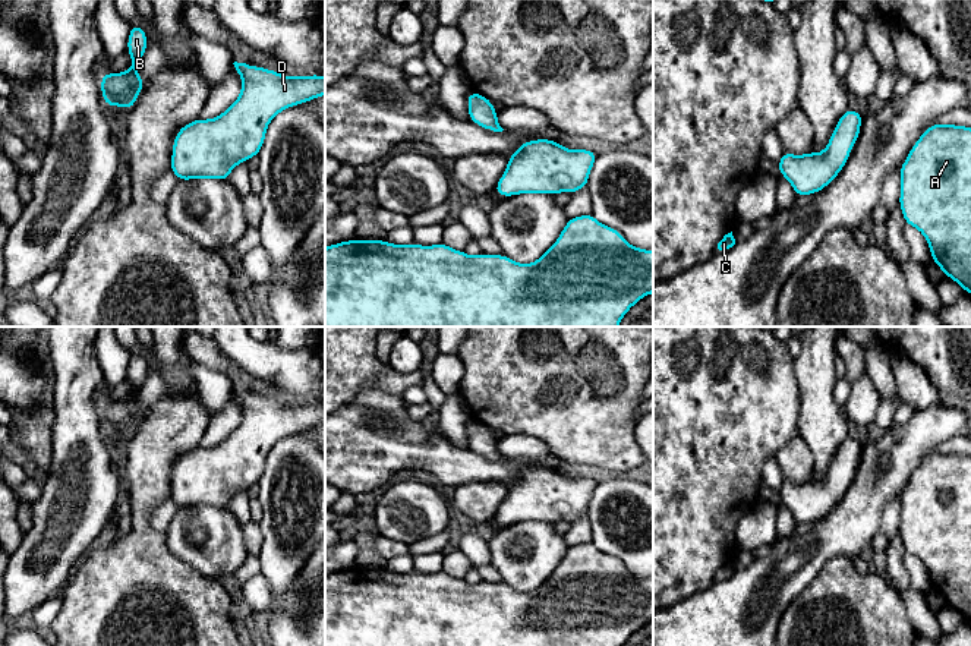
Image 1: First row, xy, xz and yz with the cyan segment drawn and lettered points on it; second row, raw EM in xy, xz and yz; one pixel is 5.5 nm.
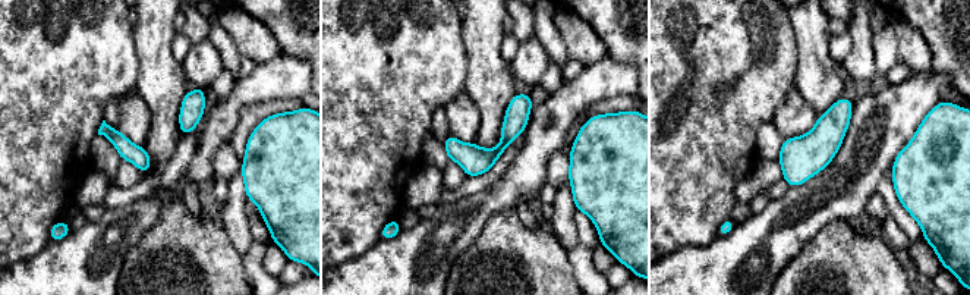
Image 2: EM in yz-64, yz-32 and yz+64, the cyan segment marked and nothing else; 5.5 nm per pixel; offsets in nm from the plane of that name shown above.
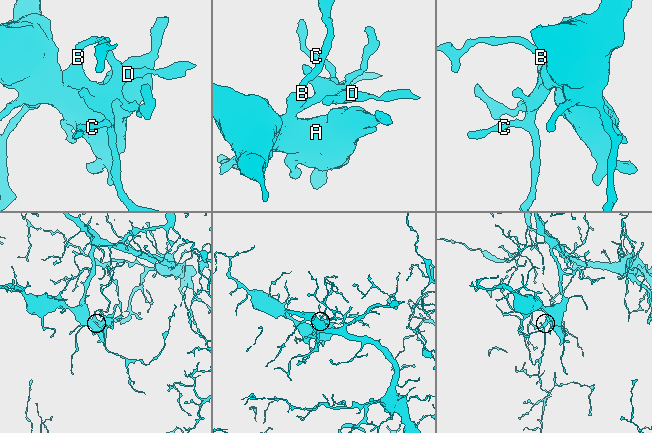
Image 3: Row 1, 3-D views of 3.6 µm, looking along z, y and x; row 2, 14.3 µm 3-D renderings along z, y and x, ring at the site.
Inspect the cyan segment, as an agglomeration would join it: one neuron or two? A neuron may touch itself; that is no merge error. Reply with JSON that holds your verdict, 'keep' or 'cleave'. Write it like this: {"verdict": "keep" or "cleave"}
{"verdict": "keep"}

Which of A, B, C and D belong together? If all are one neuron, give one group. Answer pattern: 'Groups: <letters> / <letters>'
Groups: A B C D

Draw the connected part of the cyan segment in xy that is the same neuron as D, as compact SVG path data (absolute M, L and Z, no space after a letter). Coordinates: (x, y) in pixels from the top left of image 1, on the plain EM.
M233 391L242 406L237 428L211 448L196 447L174 464L170 497L177 508L228 508L230 500L259 483L269 450L283 438L325 423L325 404L283 404Z

